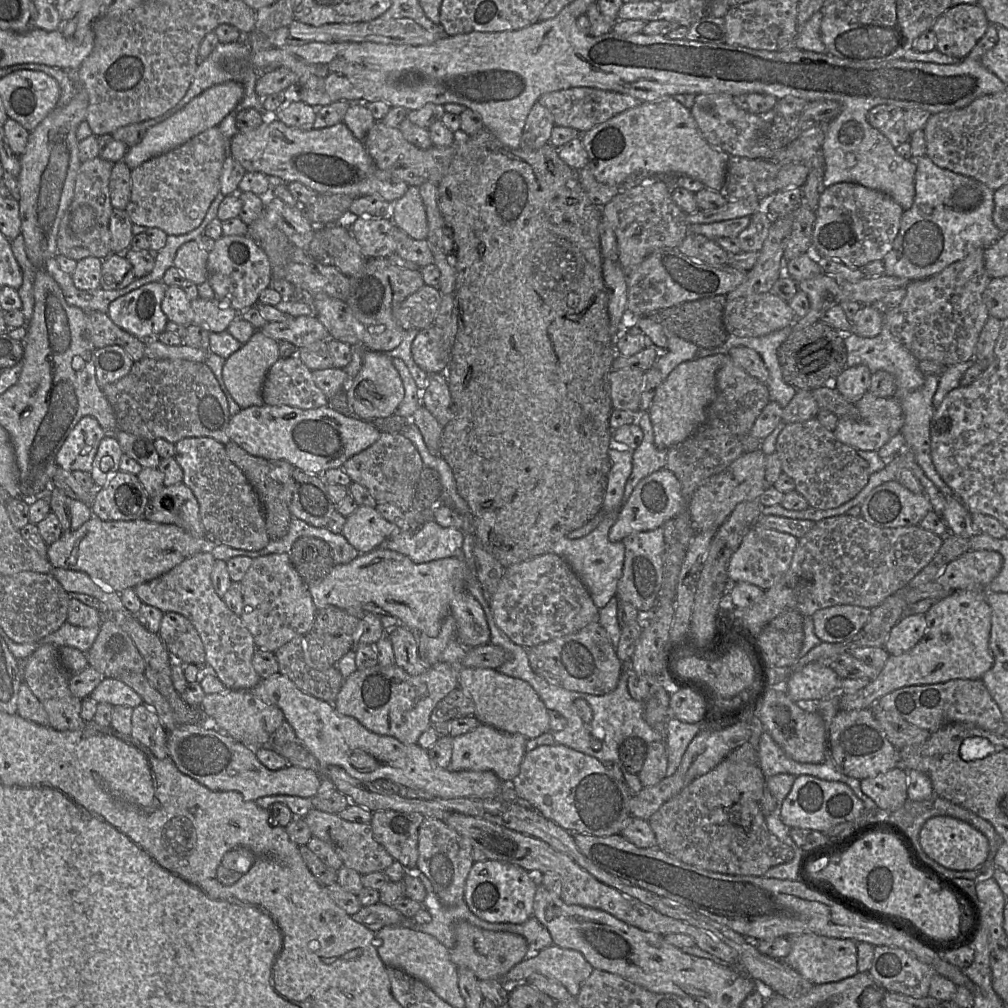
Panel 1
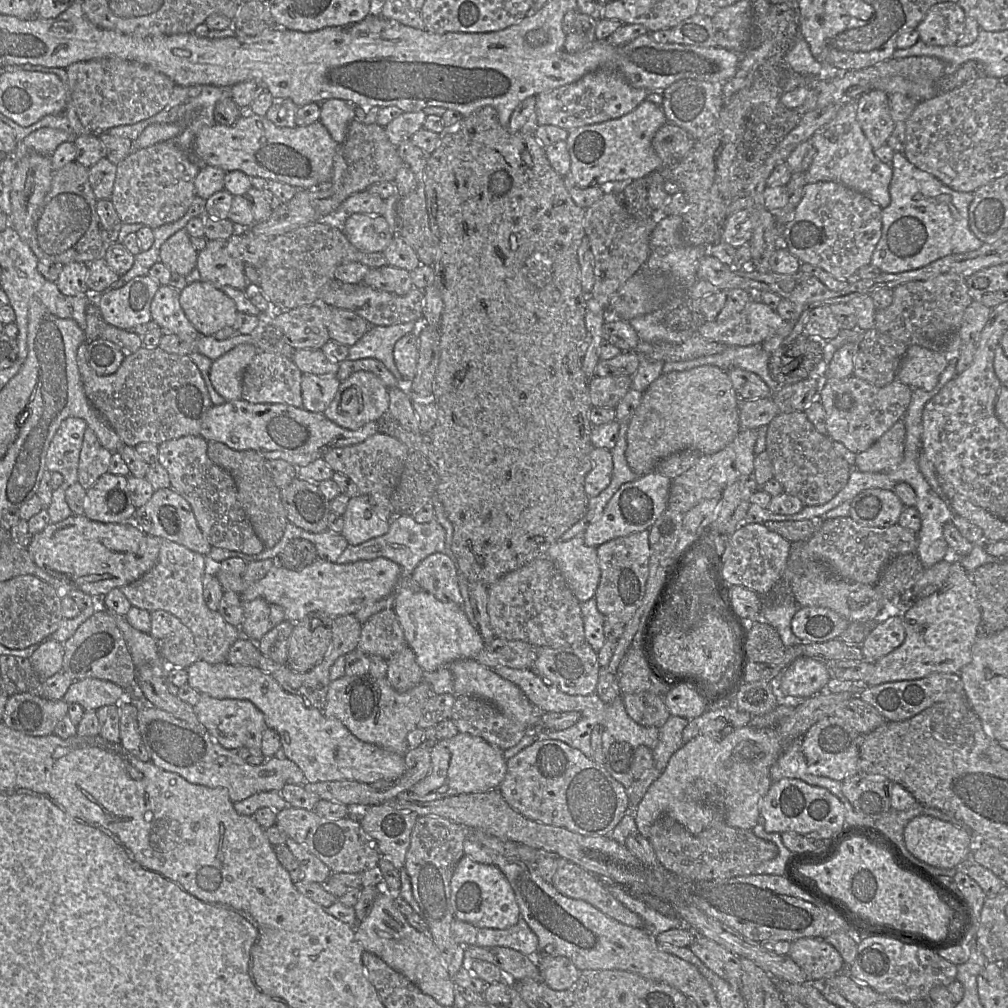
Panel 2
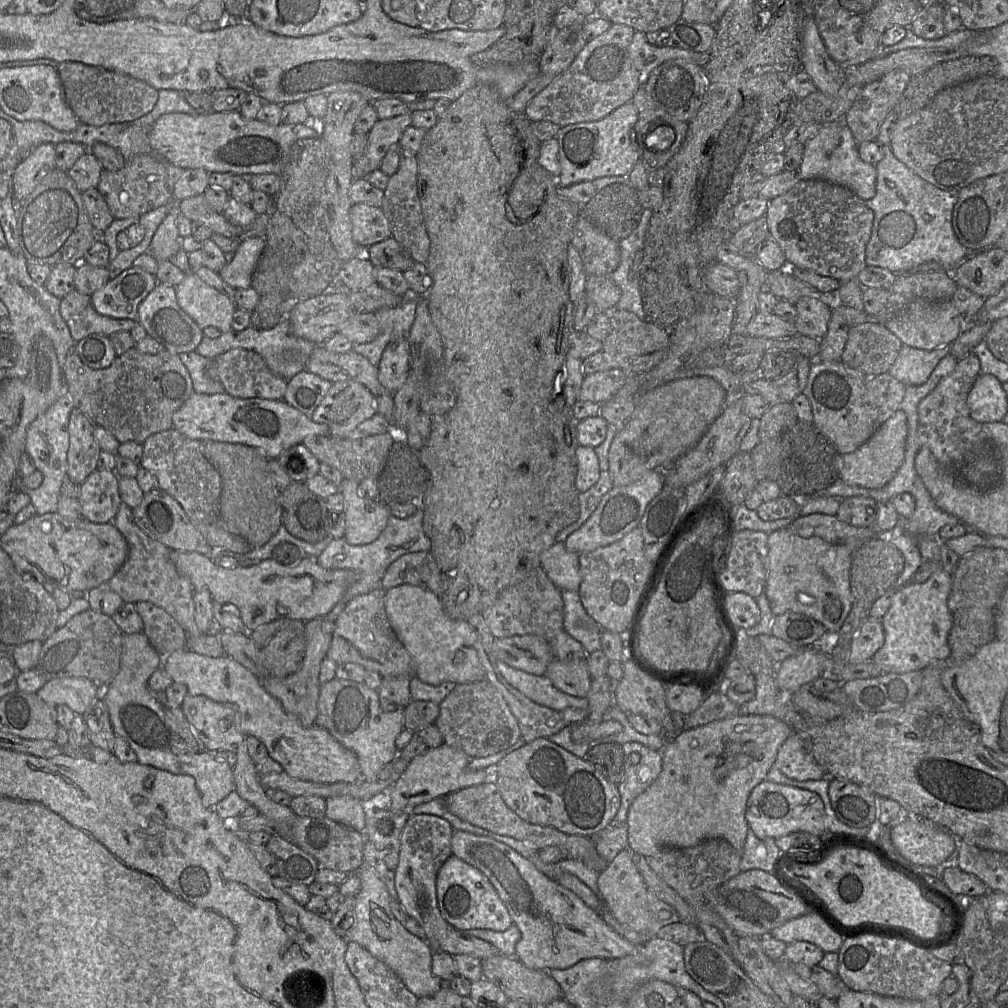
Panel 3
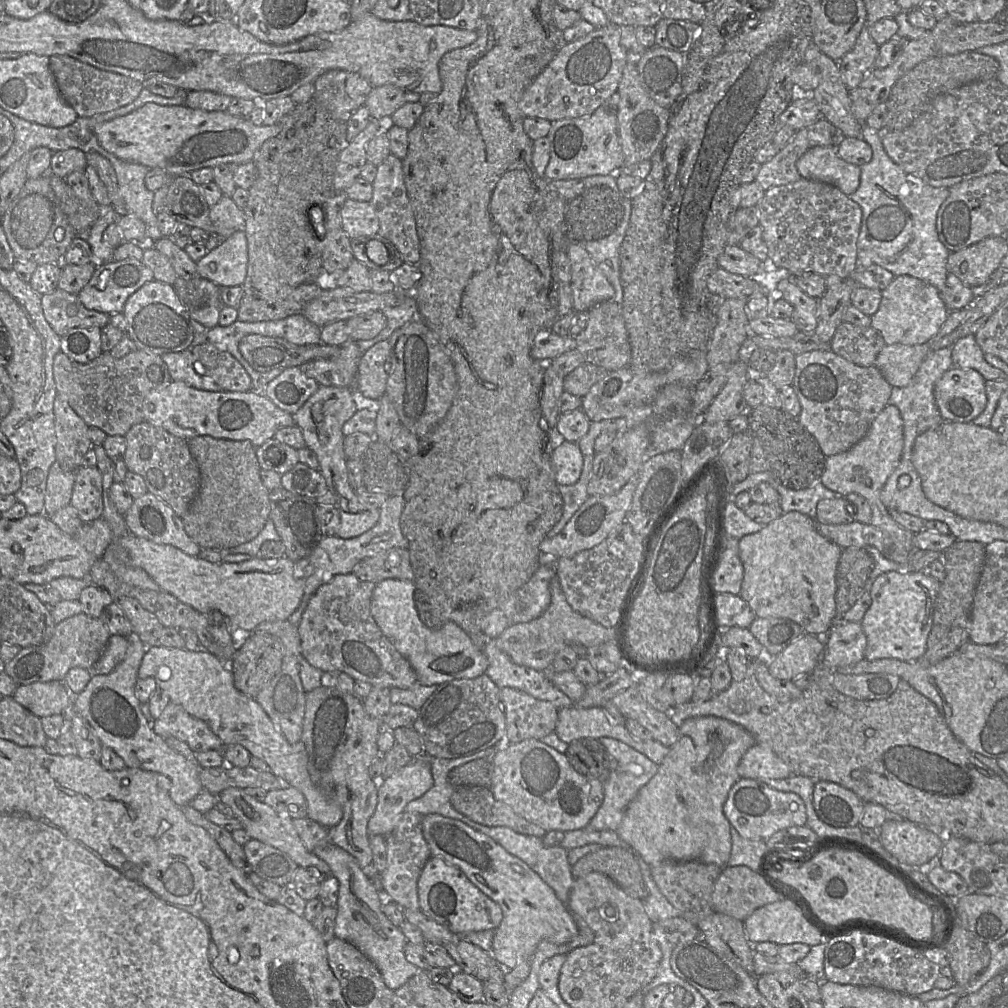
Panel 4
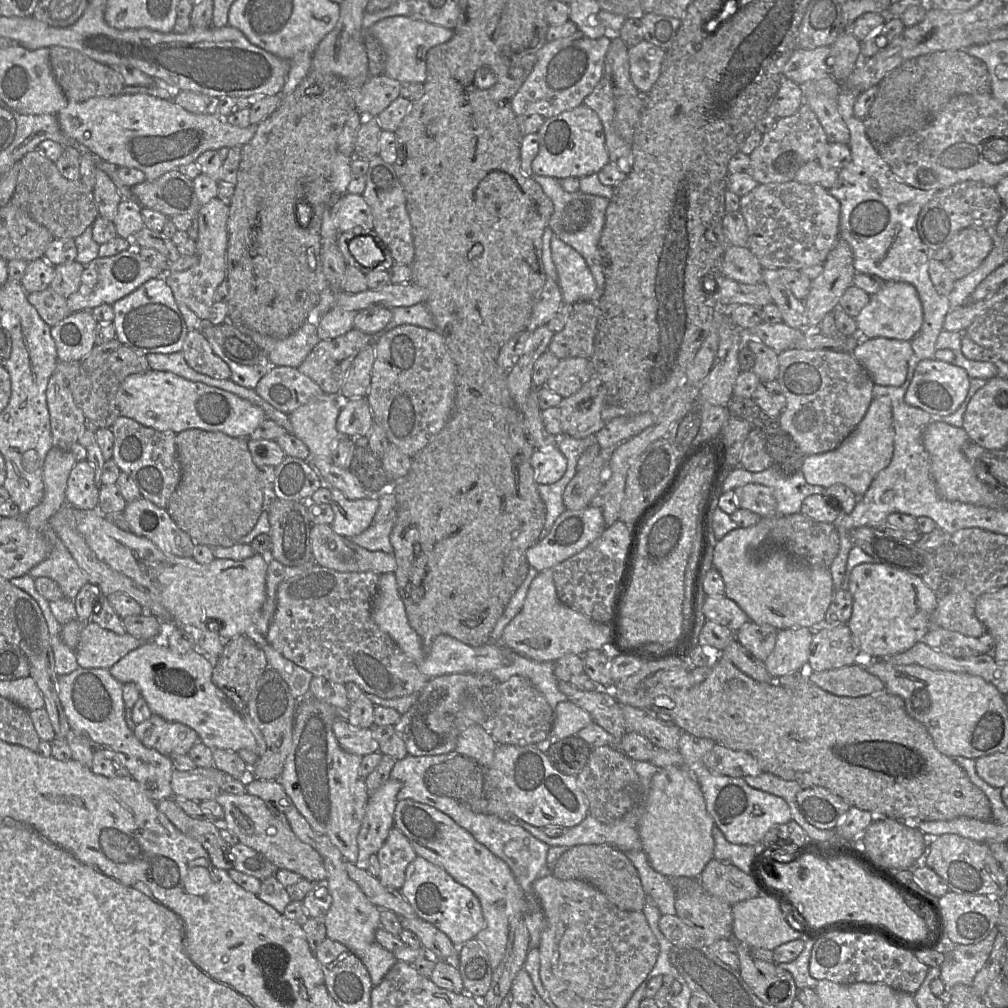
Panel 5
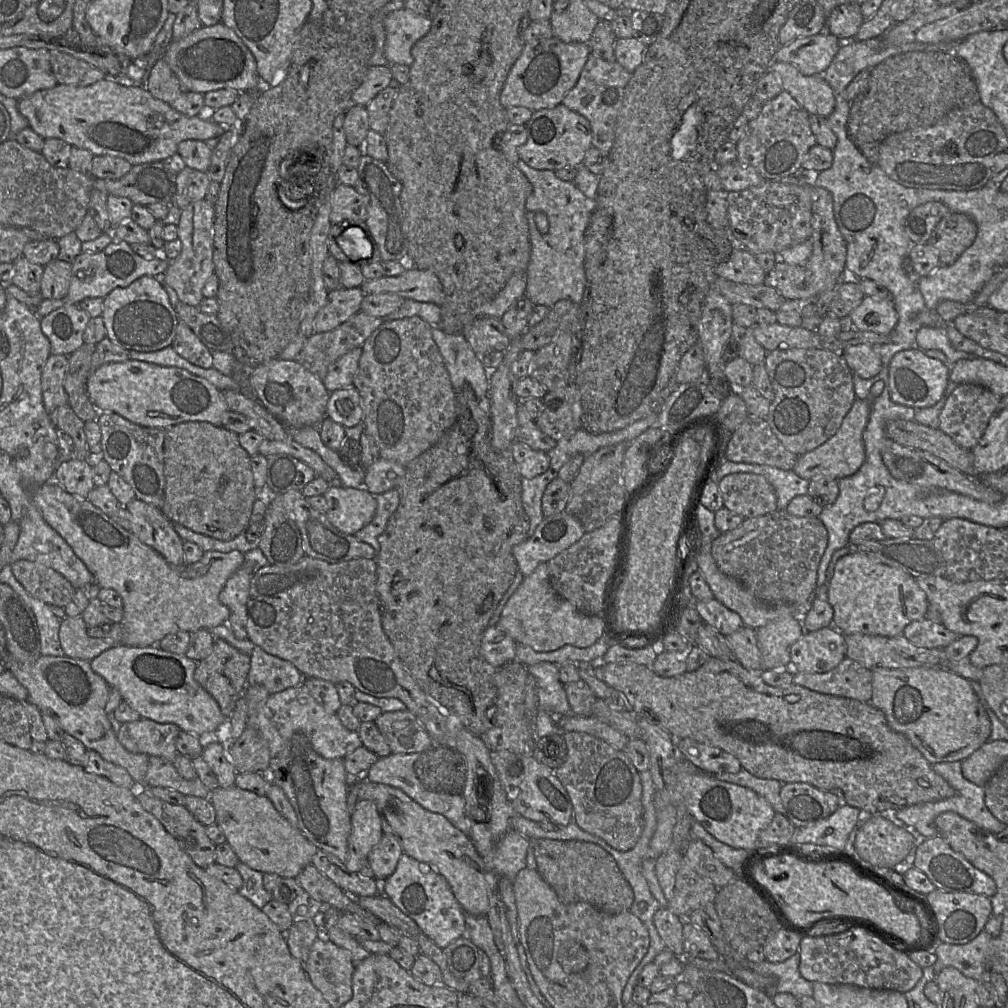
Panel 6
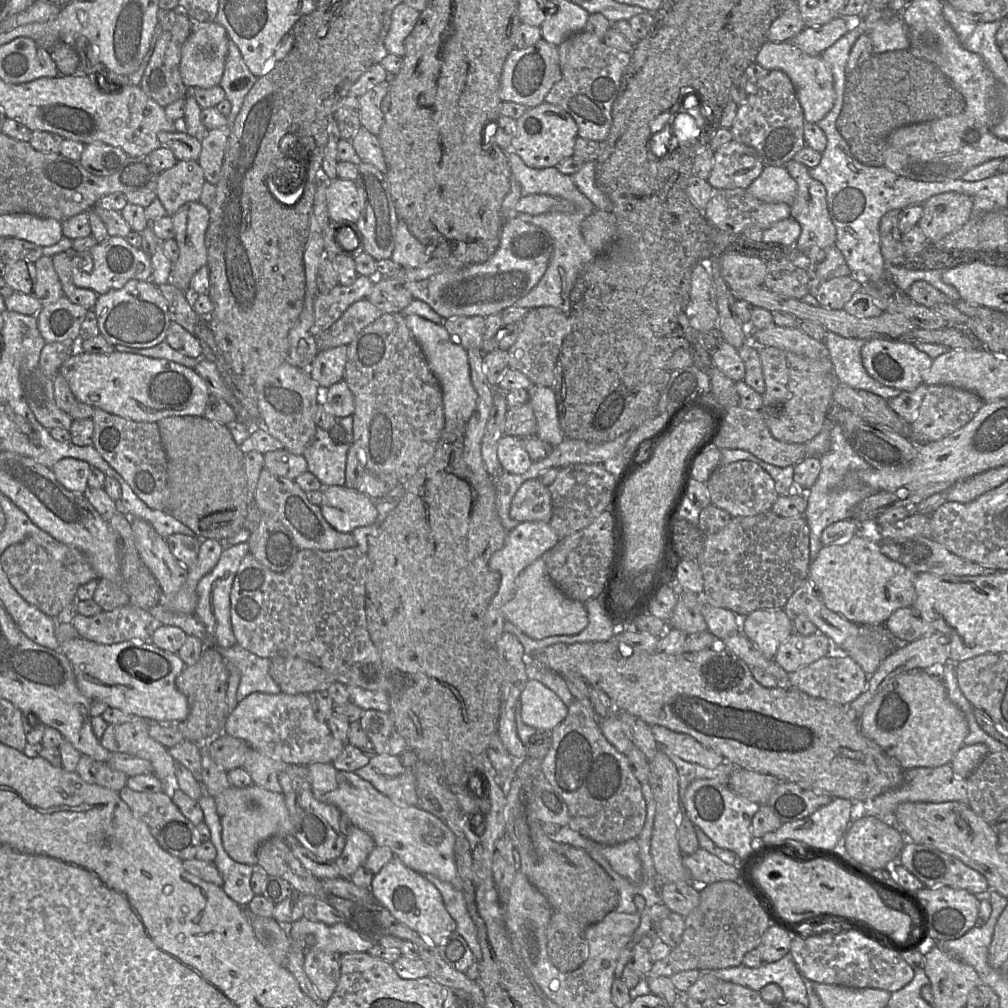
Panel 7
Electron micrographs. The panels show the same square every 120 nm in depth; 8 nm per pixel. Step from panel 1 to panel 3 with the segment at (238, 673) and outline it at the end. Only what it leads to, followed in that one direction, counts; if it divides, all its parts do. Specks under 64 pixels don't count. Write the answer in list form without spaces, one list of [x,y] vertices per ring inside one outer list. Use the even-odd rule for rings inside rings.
[[[121,503],[119,509],[111,522],[124,536],[128,544],[128,555],[116,572],[116,574],[107,582],[110,588],[116,592],[126,603],[151,602],[154,605],[165,610],[171,615],[186,631],[189,637],[198,637],[202,633],[195,623],[195,590],[190,580],[187,577],[180,575],[176,569],[174,562],[170,557],[171,549],[164,544],[152,539],[146,535],[134,522],[132,509],[125,503]]]

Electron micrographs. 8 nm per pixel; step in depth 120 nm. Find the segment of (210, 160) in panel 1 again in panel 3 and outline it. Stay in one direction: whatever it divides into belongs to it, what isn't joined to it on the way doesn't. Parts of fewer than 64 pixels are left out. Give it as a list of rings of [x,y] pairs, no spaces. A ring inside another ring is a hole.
[[[138,154],[126,160],[120,170],[103,170],[97,185],[98,192],[105,199],[115,219],[140,217],[173,201],[173,186],[164,163],[156,157]]]

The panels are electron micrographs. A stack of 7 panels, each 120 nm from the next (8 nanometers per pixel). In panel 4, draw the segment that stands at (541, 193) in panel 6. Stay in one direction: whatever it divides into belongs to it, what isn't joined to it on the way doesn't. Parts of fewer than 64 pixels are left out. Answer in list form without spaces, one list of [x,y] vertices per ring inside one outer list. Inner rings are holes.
[[[597,186],[585,189],[578,197],[567,201],[565,210],[565,237],[582,246],[593,258],[615,289],[612,300],[622,305],[623,288],[620,278],[620,248],[624,240],[631,214],[631,200],[624,197],[618,188]]]

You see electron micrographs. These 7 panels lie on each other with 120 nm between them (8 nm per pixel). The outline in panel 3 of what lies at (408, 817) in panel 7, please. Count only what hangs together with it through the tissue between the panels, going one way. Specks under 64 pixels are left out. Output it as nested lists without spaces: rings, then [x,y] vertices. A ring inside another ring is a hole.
[[[454,830],[452,856],[482,872],[507,907],[521,932],[515,958],[526,967],[548,971],[566,969],[584,959],[618,959],[632,954],[636,945],[621,936],[577,895],[550,879],[510,847],[486,836]]]

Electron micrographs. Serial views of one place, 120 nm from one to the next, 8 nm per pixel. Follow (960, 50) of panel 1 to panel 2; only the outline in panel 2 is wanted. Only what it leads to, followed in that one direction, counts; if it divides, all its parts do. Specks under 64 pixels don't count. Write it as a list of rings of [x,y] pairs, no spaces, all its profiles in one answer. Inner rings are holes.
[[[937,2],[915,30],[928,45],[956,45],[964,32],[965,20],[965,12],[957,3]]]

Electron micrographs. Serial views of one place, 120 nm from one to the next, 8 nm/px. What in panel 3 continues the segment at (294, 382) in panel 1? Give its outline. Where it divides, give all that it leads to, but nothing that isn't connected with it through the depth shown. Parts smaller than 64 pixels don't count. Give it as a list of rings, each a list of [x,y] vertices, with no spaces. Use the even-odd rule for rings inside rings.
[[[242,348],[232,349],[211,359],[217,368],[217,381],[219,381],[225,392],[233,397],[241,399],[264,398],[270,400],[283,400],[287,388],[287,380],[274,374],[264,358],[257,352],[245,350]]]

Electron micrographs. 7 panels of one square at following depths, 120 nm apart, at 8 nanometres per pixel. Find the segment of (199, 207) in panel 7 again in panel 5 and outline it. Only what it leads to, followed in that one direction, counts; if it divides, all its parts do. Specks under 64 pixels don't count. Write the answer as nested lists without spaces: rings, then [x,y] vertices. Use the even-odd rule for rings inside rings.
[[[215,197],[208,203],[202,205],[195,217],[198,227],[197,238],[195,240],[198,263],[187,270],[163,275],[165,282],[173,292],[176,302],[184,304],[202,321],[208,321],[210,309],[215,303],[215,291],[226,279],[228,218],[229,206],[224,204],[220,199]]]

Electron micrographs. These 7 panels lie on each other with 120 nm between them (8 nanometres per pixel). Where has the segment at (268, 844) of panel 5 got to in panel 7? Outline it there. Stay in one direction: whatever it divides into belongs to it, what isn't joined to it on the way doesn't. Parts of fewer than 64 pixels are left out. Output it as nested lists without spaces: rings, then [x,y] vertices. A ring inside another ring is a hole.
[[[254,784],[246,788],[230,787],[213,798],[222,827],[223,846],[238,863],[256,867],[257,850],[262,843],[274,836],[293,836],[283,793],[270,792]]]

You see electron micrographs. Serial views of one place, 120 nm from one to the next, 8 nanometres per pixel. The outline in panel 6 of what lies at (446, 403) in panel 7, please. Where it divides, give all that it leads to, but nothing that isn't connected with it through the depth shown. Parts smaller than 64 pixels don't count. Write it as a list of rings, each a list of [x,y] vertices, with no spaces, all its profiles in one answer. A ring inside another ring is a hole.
[[[432,326],[432,336],[444,359],[455,392],[470,386],[477,398],[489,398],[490,371],[479,360],[462,334],[448,334]]]

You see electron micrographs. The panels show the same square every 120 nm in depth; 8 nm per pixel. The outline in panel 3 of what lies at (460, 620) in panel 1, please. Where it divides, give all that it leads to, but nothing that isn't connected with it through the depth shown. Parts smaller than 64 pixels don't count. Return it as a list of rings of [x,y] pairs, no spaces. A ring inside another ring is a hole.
[[[429,551],[404,554],[389,565],[381,580],[382,589],[403,584],[419,586],[438,597],[442,596],[444,590],[441,570]]]

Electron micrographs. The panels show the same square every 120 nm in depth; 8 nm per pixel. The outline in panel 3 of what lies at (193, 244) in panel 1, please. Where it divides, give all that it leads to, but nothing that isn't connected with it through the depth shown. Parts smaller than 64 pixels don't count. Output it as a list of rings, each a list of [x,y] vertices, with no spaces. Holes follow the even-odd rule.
[[[169,213],[159,225],[151,240],[148,253],[153,255],[157,261],[171,261],[182,250],[182,237],[176,223],[177,216],[177,214]]]

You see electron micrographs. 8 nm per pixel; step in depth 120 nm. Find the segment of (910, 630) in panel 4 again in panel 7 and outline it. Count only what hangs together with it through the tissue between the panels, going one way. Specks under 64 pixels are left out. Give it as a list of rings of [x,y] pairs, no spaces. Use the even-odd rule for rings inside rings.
[[[871,534],[823,546],[810,563],[808,580],[832,612],[860,626],[880,626],[896,610],[912,607],[917,597],[915,576],[909,568],[882,554]]]

